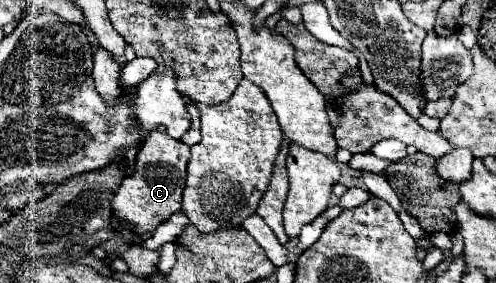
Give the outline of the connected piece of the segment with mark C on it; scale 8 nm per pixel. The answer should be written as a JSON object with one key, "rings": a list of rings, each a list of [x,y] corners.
{"rings":[[[152,131],[138,151],[134,175],[122,181],[112,199],[112,209],[120,217],[120,223],[134,225],[136,233],[146,235],[164,223],[172,213],[180,211],[188,155],[190,147],[186,147],[182,141],[170,139],[170,135],[162,131]]]}

